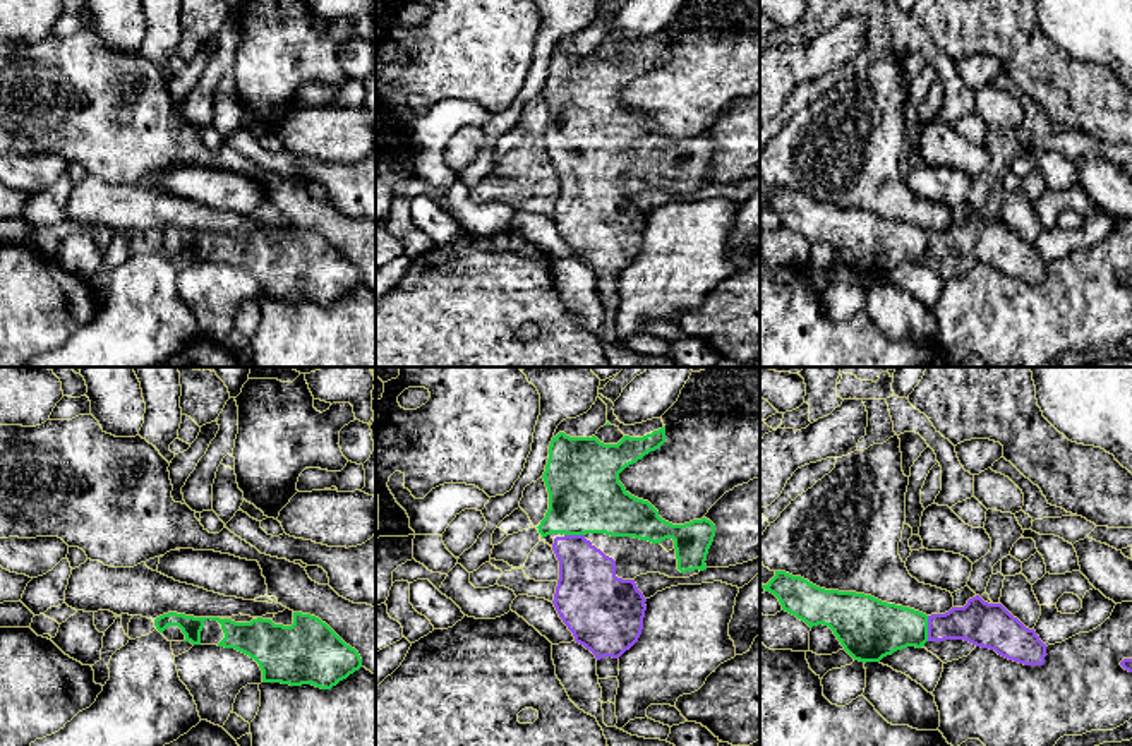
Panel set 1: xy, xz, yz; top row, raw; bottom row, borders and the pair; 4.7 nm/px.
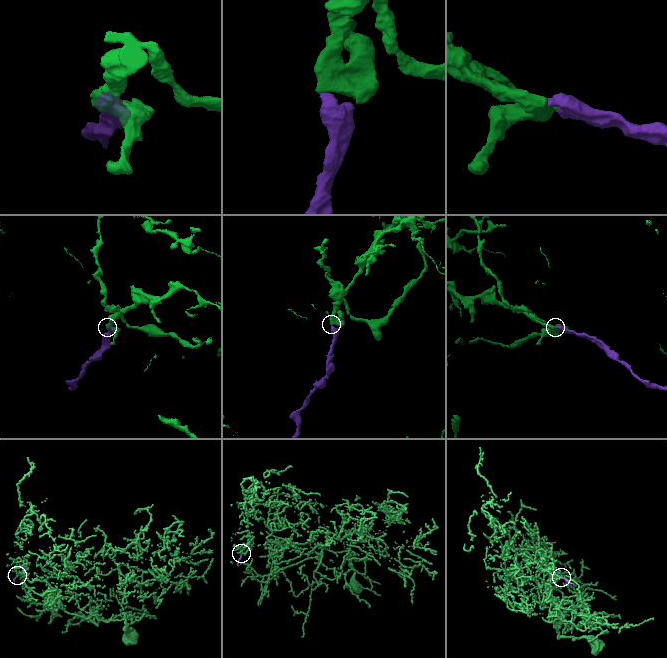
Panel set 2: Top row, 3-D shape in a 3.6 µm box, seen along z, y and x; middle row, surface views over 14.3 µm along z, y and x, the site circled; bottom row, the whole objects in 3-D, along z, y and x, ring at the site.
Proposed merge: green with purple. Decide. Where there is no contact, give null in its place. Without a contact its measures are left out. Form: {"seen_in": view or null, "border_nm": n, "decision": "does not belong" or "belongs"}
{"seen_in": "yz", "border_nm": 120, "decision": "belongs"}

